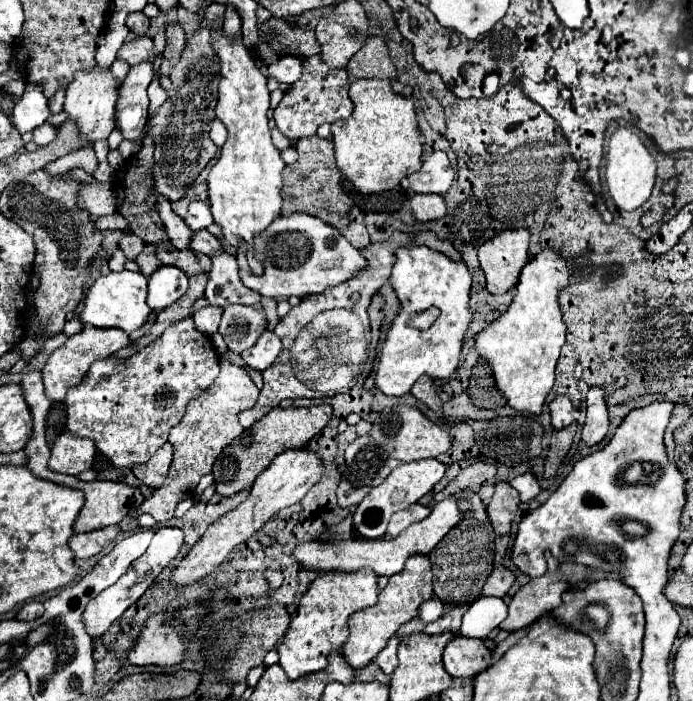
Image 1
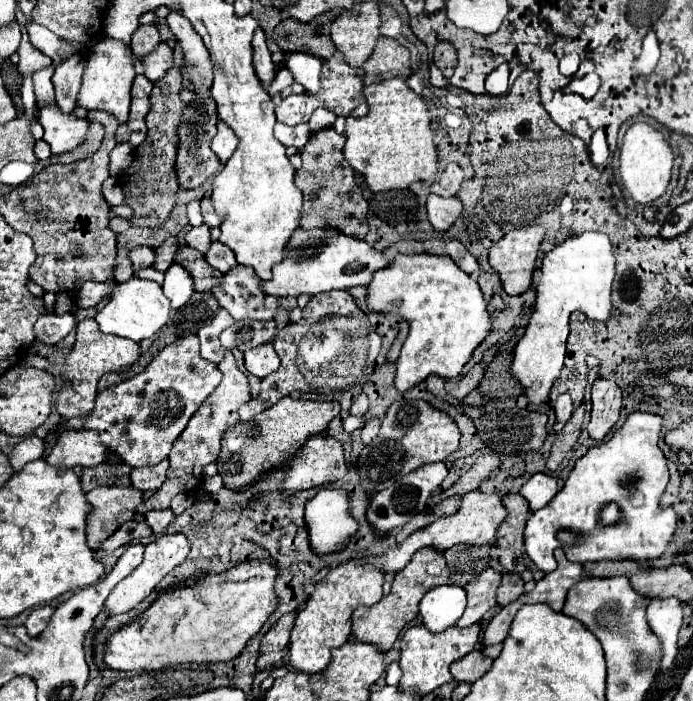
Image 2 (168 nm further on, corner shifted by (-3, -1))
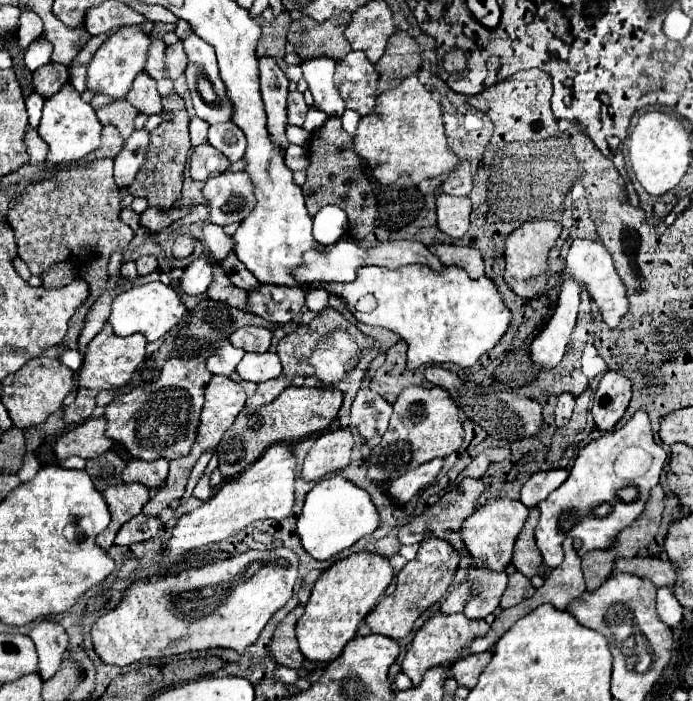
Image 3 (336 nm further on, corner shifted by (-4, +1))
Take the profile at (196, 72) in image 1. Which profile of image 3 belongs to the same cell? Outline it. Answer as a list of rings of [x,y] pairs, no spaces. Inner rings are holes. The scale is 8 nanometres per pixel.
[[[205,144],[199,148],[193,148],[191,158],[191,176],[193,180],[207,180],[211,174],[221,174],[231,166],[231,162],[219,154],[213,146]]]

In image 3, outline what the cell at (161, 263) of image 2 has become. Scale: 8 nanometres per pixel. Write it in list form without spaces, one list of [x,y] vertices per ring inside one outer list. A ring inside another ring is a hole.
[[[189,234],[177,236],[177,240],[173,244],[173,256],[175,258],[187,258],[189,254],[193,254],[195,244],[197,244],[197,240],[193,236],[189,236]]]

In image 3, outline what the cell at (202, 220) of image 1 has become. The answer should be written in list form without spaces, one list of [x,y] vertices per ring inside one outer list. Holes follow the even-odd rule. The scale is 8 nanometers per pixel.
[[[223,172],[209,178],[203,186],[203,196],[211,210],[209,220],[221,226],[245,220],[257,202],[247,172]]]

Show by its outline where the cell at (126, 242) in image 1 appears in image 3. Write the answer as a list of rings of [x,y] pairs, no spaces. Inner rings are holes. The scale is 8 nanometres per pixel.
[[[139,256],[135,264],[137,264],[139,276],[147,276],[147,274],[151,274],[151,272],[157,270],[157,260],[153,256]]]

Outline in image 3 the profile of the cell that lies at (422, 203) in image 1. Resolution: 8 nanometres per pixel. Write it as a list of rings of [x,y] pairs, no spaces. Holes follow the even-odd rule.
[[[441,194],[437,198],[437,226],[451,238],[463,238],[469,228],[471,200],[467,196]]]

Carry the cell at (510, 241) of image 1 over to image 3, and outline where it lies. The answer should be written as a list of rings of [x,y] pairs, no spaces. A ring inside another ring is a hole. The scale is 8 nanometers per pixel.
[[[537,220],[537,222],[527,222],[521,228],[517,228],[515,232],[511,232],[507,236],[507,246],[505,246],[505,262],[507,262],[507,270],[505,270],[505,282],[509,284],[509,288],[525,298],[539,298],[547,292],[547,254],[549,250],[555,246],[557,238],[561,236],[561,224],[553,222],[553,220]]]

